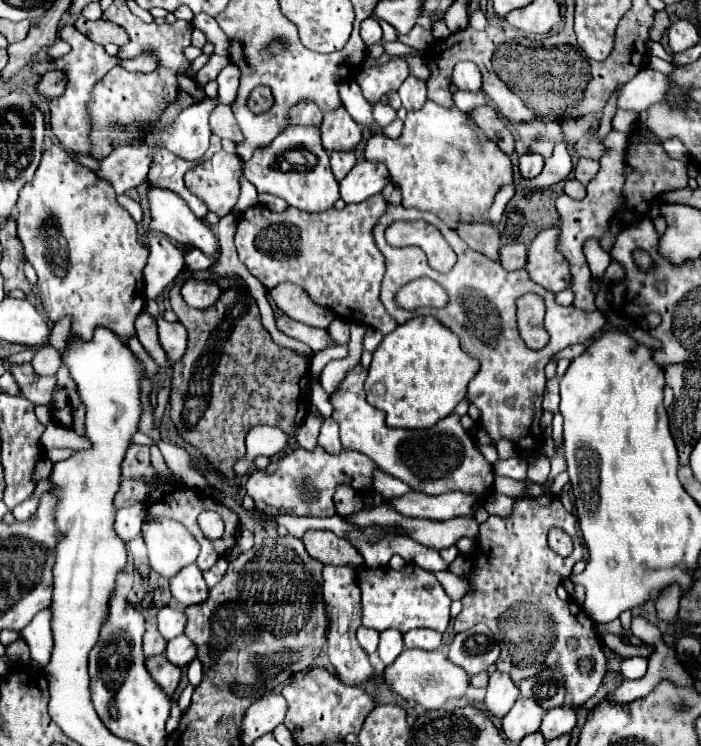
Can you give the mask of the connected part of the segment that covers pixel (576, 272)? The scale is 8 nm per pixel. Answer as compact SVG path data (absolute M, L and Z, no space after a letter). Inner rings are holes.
M613 129L603 139L603 145L605 145L605 153L601 157L601 169L589 181L587 195L583 199L573 199L563 193L557 199L557 213L561 217L559 249L565 255L565 259L571 263L571 273L573 273L571 289L575 293L573 305L585 311L595 311L595 295L589 289L591 271L583 255L583 243L587 239L599 239L603 237L603 233L607 233L607 225L611 225L611 217L615 217L615 209L619 209L619 193L623 193L623 181L625 181L625 169L627 169L627 135Z

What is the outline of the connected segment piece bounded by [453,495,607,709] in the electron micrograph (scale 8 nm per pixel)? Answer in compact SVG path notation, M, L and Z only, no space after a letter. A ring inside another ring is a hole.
M543 495L543 497L535 497L535 499L531 499L531 497L517 499L511 517L501 519L501 517L491 515L479 527L477 549L473 555L473 567L467 575L463 575L463 579L473 587L473 591L469 591L461 599L463 611L457 615L455 623L453 623L455 633L467 631L467 629L471 629L471 625L481 623L481 621L491 631L499 633L501 655L499 655L499 661L495 661L495 667L503 673L509 673L515 683L527 679L529 667L533 667L533 665L537 665L537 667L541 665L541 669L559 669L559 673L563 673L565 689L567 689L575 709L583 707L593 697L593 693L597 693L597 689L603 685L603 679L607 675L607 657L603 653L603 641L597 635L595 623L591 621L591 617L587 617L587 613L583 613L581 605L577 605L573 599L563 601L555 593L561 577L571 575L571 567L583 555L585 555L585 545L583 545L581 531L577 527L577 519L575 519L575 515L567 513L563 509L561 501L555 495ZM551 527L559 527L571 535L571 539L573 539L573 553L571 555L561 557L555 551L551 551L551 547L547 543L547 535L549 535ZM583 655L589 655L595 659L595 671L591 675L581 675L577 671L577 659Z

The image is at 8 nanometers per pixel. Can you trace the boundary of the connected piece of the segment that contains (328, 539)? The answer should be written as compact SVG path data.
M307 531L303 535L303 543L307 547L307 553L321 563L331 565L349 565L349 567L363 567L365 559L347 539L337 537L333 531Z

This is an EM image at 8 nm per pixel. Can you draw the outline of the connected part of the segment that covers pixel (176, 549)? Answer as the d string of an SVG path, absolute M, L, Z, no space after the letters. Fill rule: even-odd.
M145 519L143 539L149 549L151 567L171 579L179 569L191 565L199 555L199 543L191 533L171 519Z

